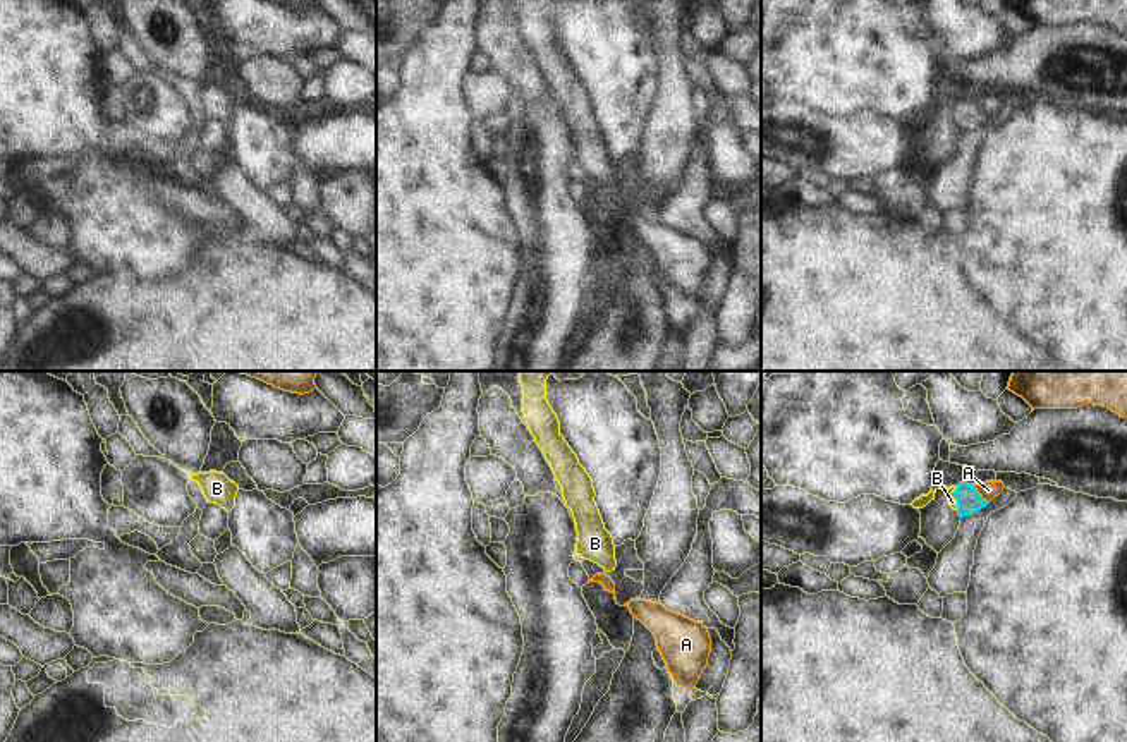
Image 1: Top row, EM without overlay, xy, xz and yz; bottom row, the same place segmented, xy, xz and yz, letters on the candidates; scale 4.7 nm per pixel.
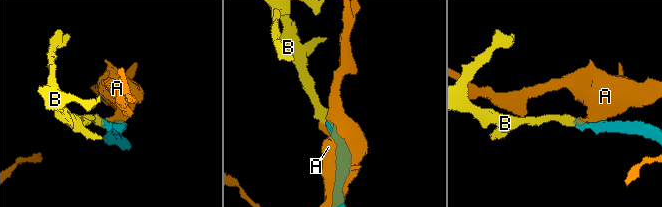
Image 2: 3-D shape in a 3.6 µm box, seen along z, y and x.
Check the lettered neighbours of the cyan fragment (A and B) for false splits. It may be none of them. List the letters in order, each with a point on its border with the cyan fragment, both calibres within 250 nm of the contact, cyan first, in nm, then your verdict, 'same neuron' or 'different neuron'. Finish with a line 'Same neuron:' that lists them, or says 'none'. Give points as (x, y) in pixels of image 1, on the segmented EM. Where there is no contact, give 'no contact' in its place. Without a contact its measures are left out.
A: yz (980, 495) | 120/90 nm | different neuron
B: yz (954, 497) | 120/50 nm | same neuron
Same neuron: B

